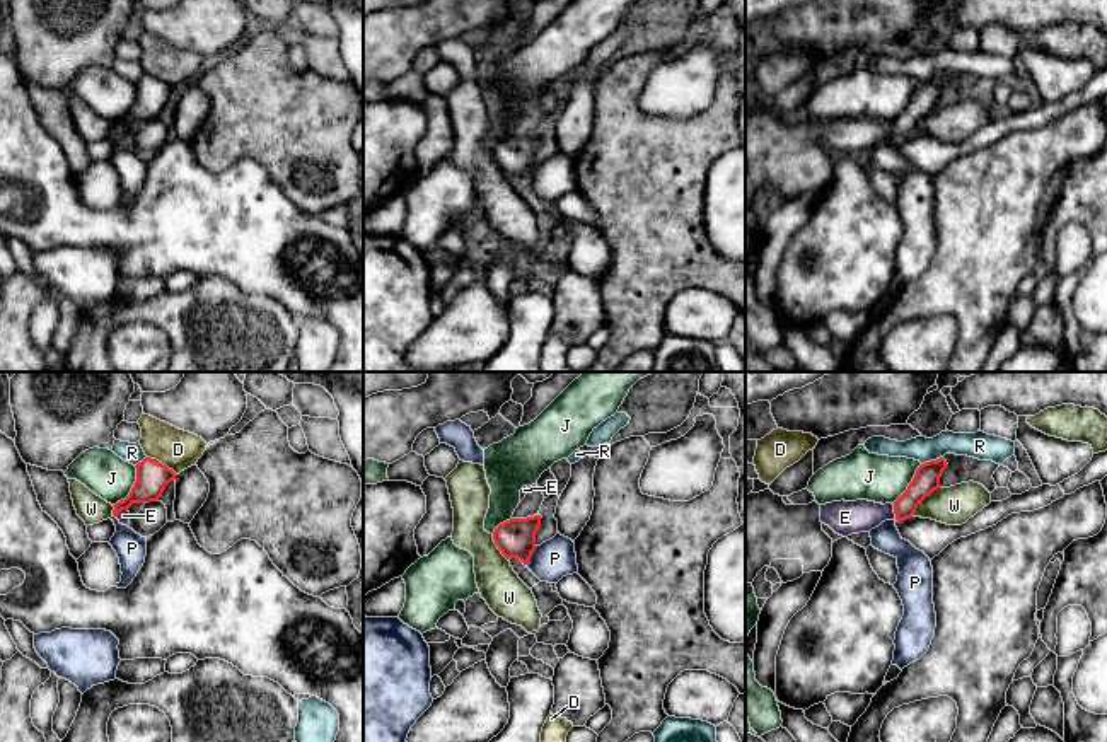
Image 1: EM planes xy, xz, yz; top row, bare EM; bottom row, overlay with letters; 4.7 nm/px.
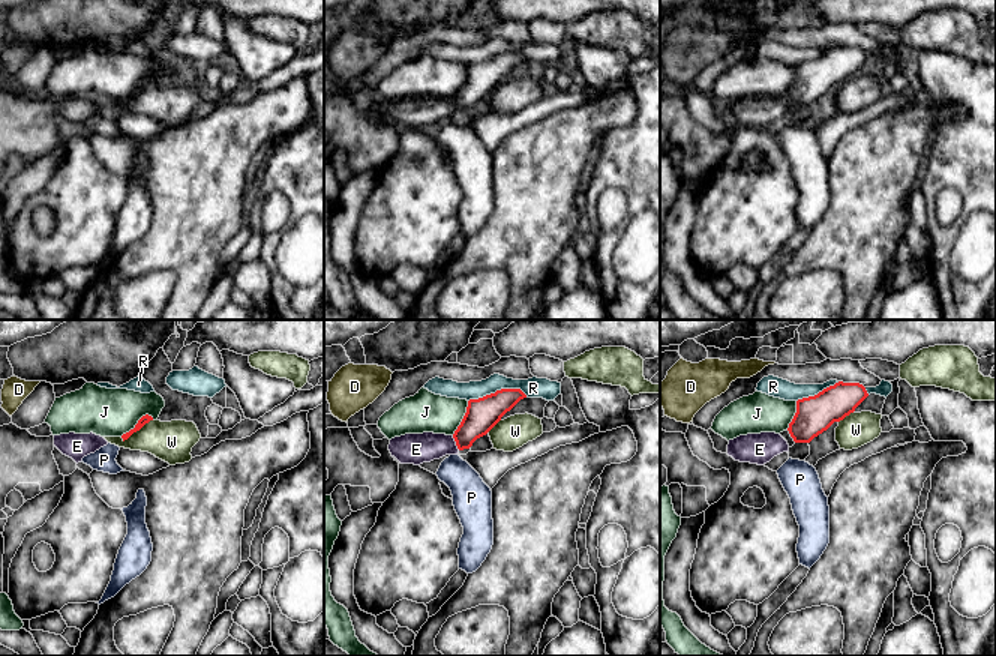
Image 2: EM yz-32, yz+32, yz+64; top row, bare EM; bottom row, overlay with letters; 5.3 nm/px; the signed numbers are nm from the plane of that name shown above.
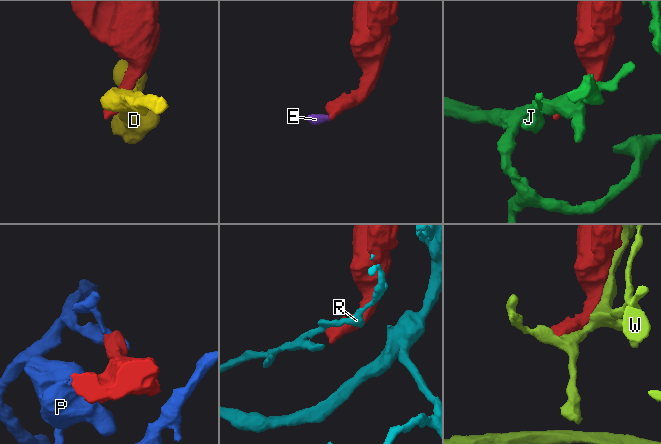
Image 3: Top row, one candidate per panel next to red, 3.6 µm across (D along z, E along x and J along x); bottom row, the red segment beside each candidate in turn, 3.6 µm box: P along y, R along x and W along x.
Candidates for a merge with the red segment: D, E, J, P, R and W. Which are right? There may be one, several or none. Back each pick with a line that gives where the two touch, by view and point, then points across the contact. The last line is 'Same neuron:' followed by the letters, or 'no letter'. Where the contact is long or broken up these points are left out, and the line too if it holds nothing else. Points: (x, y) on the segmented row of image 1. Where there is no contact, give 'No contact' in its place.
E: Touches red at yz (894, 512). Path across: yz (927, 480), (894, 512), (845, 517)
Same neuron: E

